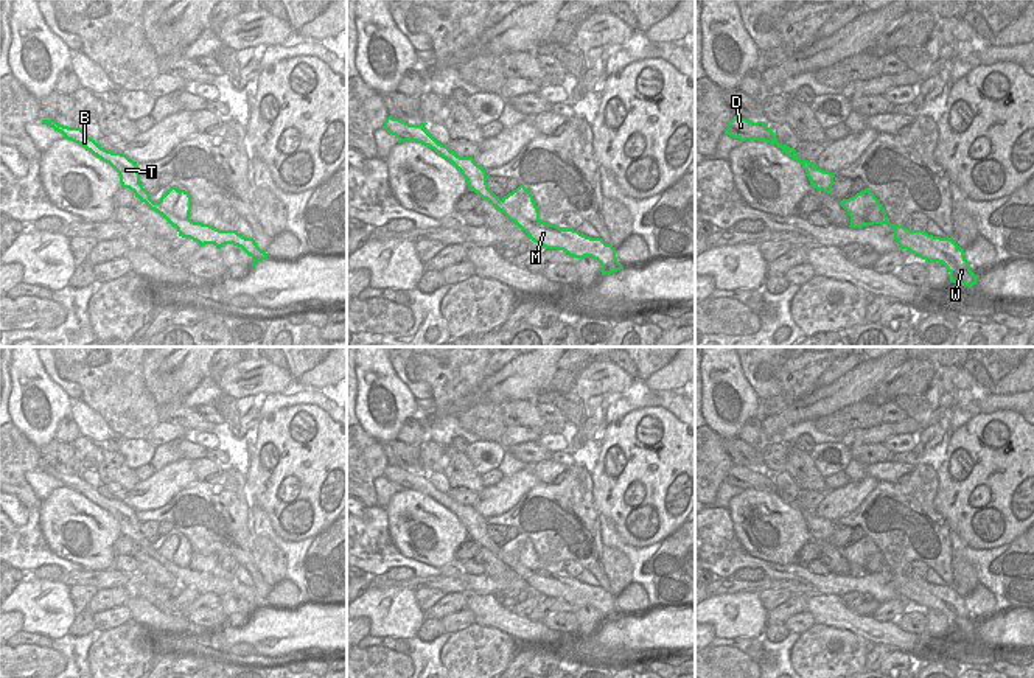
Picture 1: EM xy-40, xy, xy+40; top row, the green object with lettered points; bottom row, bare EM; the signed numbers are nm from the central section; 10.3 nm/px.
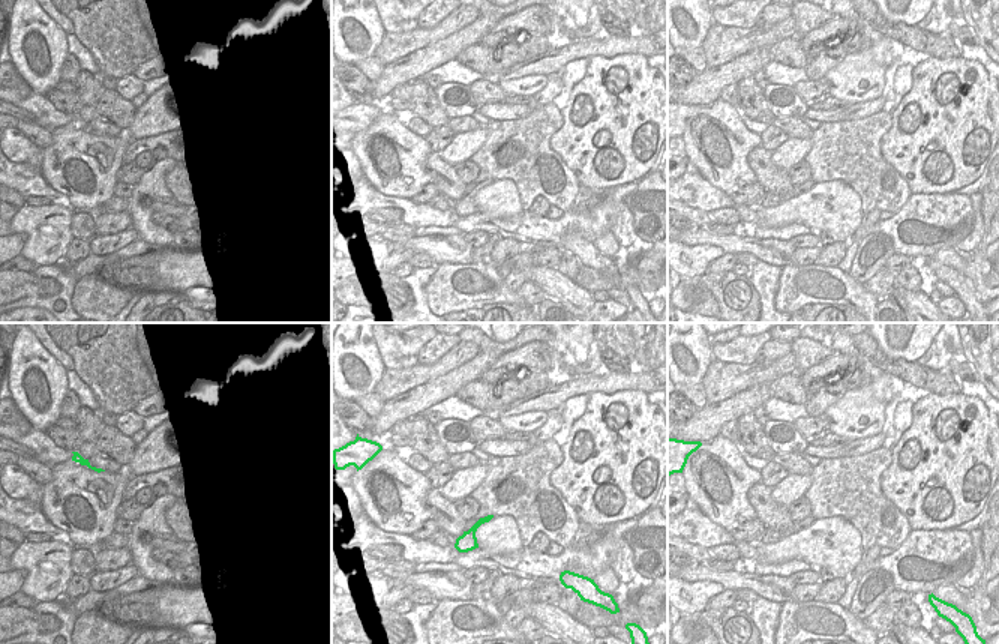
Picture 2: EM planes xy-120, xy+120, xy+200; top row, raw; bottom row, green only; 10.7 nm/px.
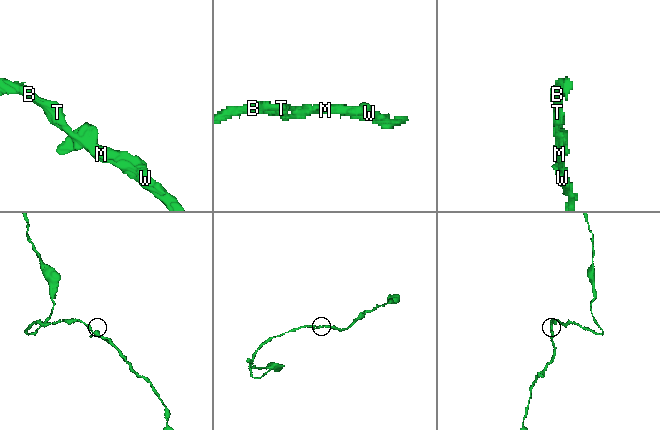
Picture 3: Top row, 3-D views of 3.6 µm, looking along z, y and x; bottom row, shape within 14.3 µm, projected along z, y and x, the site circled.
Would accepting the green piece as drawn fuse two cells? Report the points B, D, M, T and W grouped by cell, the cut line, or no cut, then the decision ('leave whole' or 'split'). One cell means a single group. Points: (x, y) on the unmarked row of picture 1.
B D M T W | no cut | leave whole

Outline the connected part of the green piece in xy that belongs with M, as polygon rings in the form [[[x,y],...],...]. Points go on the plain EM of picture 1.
[[[387,465],[384,477],[392,482],[398,491],[417,490],[438,504],[451,510],[465,526],[468,536],[487,547],[496,558],[502,560],[515,571],[527,585],[546,597],[558,597],[574,606],[591,605],[602,614],[602,624],[613,622],[622,617],[616,606],[616,597],[606,592],[602,586],[591,586],[574,577],[561,577],[540,568],[540,558],[529,536],[519,533],[516,538],[504,544],[496,544],[487,532],[487,519],[474,510],[473,505],[460,505],[446,493],[438,491],[429,479],[428,471],[409,473],[400,467]]]

